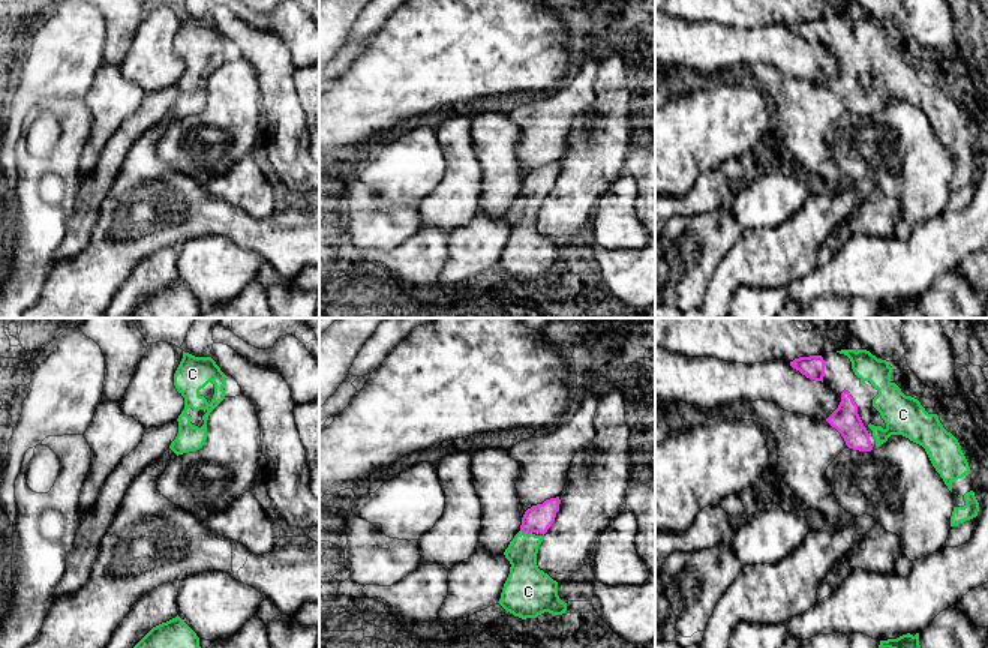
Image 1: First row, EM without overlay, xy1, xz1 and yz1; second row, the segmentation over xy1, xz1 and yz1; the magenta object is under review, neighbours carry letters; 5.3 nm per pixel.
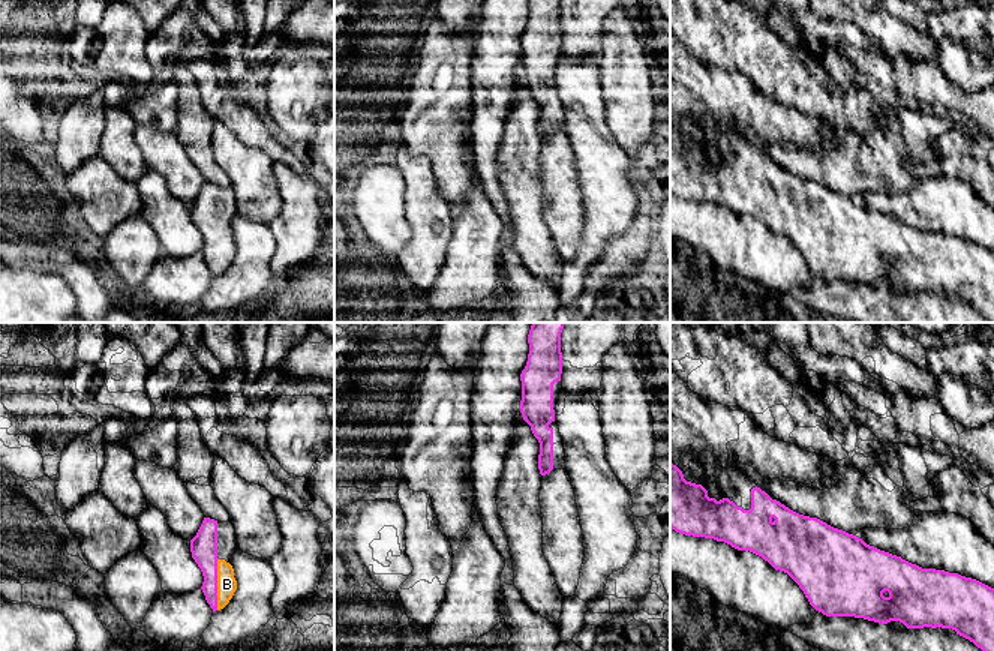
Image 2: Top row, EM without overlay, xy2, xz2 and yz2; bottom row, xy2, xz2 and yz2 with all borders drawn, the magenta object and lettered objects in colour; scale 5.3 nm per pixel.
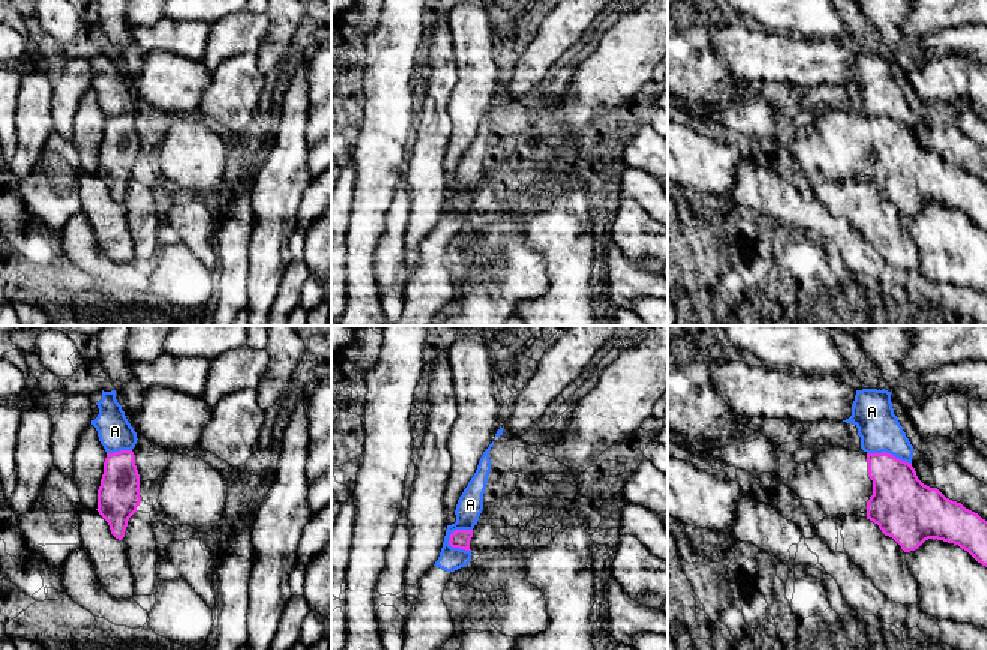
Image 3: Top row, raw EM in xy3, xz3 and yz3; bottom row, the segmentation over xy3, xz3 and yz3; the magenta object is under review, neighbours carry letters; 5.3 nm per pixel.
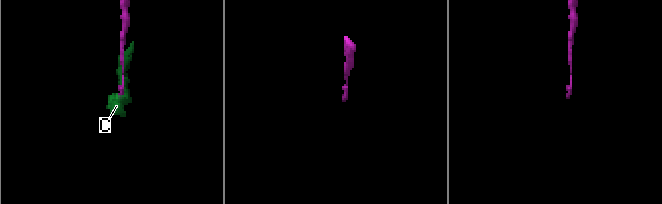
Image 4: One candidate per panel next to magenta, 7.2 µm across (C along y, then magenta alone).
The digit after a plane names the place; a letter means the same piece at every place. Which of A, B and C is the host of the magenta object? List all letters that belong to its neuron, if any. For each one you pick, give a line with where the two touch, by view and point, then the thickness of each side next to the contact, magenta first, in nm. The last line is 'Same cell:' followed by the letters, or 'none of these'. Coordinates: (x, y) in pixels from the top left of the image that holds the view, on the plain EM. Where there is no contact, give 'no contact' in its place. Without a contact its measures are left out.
B: contact xy2 (216, 248); calibres 140 and 110 nm
C: contact xz1 (526, 195); calibres 150 and 180 nm
Same cell: B, C

